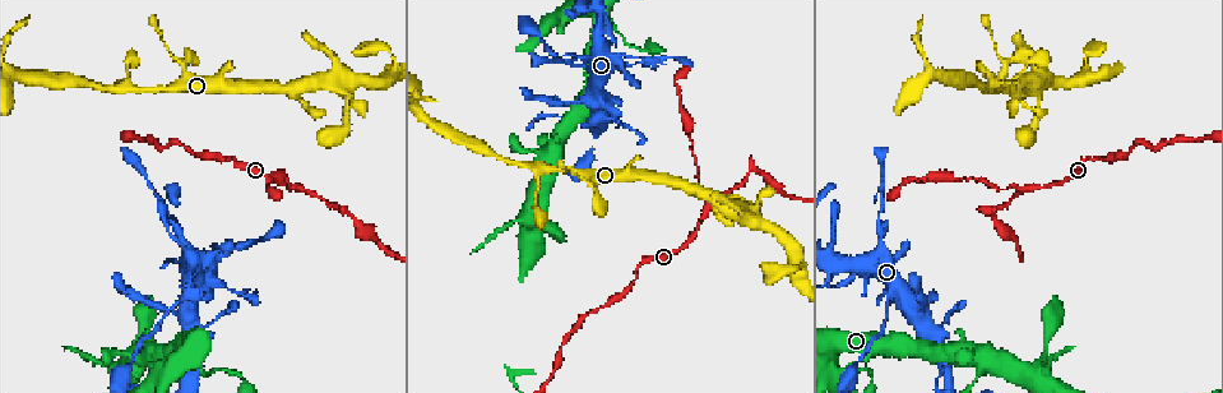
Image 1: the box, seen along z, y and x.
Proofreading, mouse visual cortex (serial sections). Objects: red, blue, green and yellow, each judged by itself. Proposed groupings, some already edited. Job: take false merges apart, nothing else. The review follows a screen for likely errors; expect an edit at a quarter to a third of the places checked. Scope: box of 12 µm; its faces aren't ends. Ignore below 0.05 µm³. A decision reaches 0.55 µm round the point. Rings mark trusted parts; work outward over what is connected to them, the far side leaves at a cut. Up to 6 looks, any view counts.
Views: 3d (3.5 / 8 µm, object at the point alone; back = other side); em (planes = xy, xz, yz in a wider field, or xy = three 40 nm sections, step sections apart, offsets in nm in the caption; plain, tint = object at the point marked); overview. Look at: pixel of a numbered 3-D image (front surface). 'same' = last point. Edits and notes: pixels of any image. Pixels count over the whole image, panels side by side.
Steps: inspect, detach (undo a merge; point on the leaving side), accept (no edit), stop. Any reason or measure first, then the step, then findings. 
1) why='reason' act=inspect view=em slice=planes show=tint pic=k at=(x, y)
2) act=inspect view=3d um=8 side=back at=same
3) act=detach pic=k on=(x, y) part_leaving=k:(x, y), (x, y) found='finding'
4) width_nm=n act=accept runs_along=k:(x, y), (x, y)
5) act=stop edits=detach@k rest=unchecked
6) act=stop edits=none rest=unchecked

why='sharp bend' act=inspect view=3d um=8 pic=1 at=(611, 20)

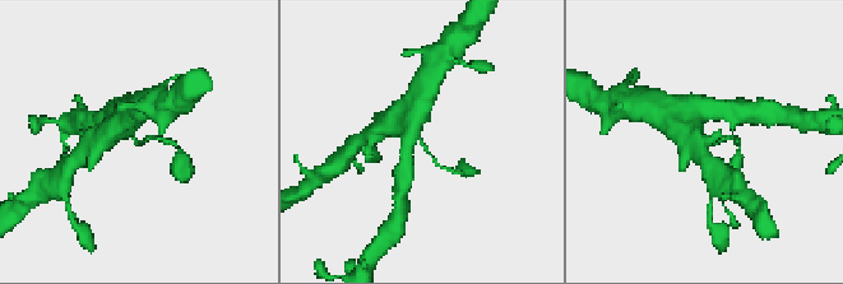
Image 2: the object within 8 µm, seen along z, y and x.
arm_widths_nm=150,600 why='now the EM' act=inspect view=em slice=xy step=1 show=tint pic=2 at=(422, 138)

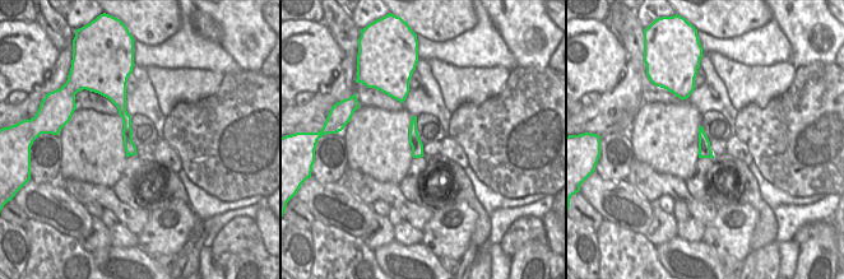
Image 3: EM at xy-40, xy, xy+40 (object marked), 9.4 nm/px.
act=accept runs_along=3:(121, 89), (133, 152) found='one cell here'

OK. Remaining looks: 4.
act=inspect view=3d um=3.5 pic=1 at=(179, 316)

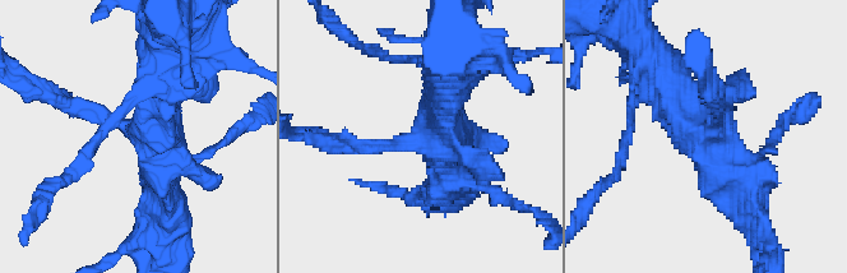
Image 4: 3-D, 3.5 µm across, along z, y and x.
act=inspect view=em slice=xy step=1 show=tint pic=4 at=(133, 128)

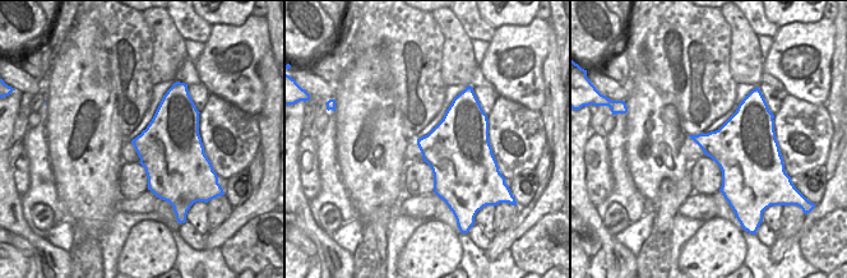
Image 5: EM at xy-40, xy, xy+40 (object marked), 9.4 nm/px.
width_nm=550 act=accept runs_along=4:(653, 58), (751, 195) found='one cell here'

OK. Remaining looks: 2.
why='three arms meet' act=inspect view=3d um=3.5 side=back pic=1 at=(1025, 190)

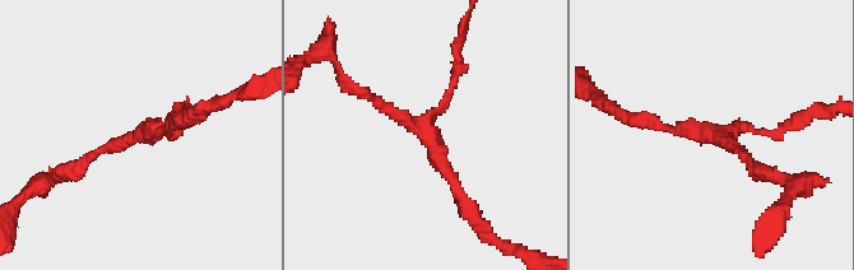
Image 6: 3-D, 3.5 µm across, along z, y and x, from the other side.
why='need the tissue' act=inspect view=em slice=xy step=3 show=tint pic=6 at=(141, 133)

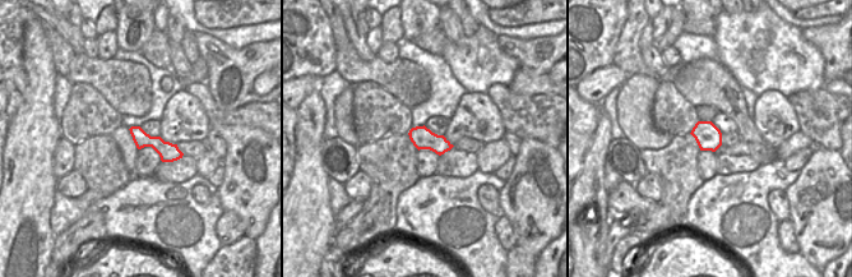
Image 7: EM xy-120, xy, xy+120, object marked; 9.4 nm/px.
arms=3 arm_widths_nm=100,150,150 act=accept runs_along=7:(133, 130), (179, 155) found='one cell here'

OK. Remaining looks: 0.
act=stop edits=none rest=unchecked

